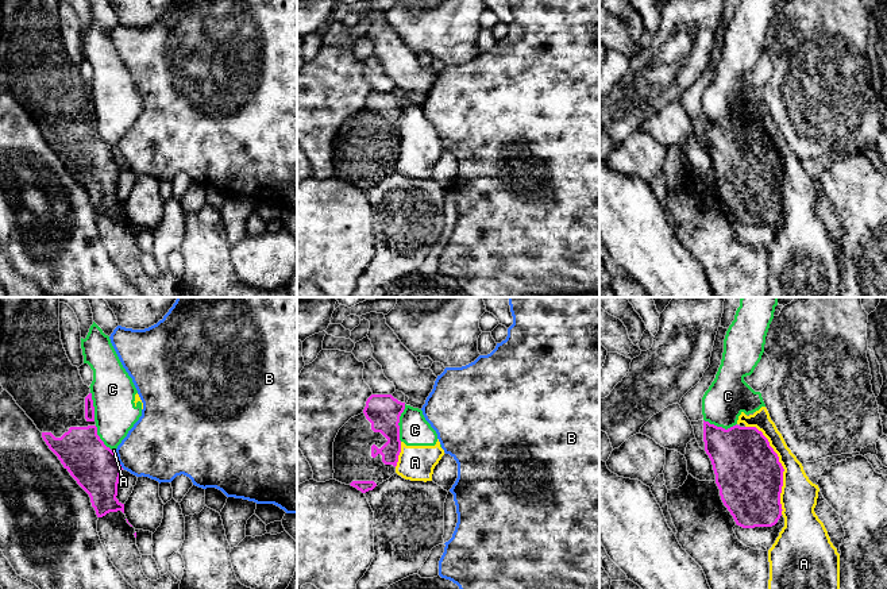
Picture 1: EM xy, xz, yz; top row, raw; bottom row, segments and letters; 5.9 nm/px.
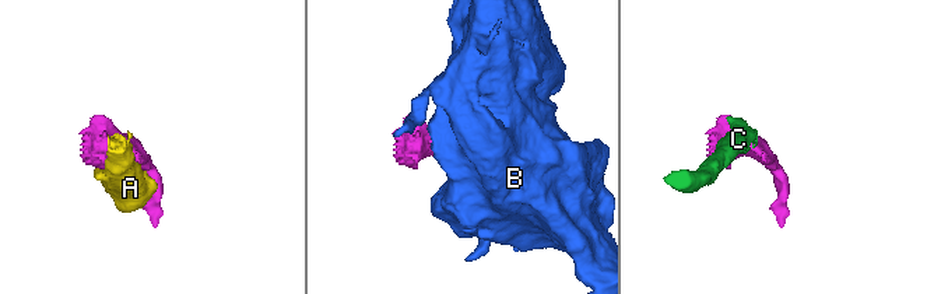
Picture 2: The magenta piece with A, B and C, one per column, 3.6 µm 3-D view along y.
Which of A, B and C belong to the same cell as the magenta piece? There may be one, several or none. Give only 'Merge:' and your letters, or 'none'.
Merge: none

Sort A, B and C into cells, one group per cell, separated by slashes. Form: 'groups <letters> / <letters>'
groups A C / B

